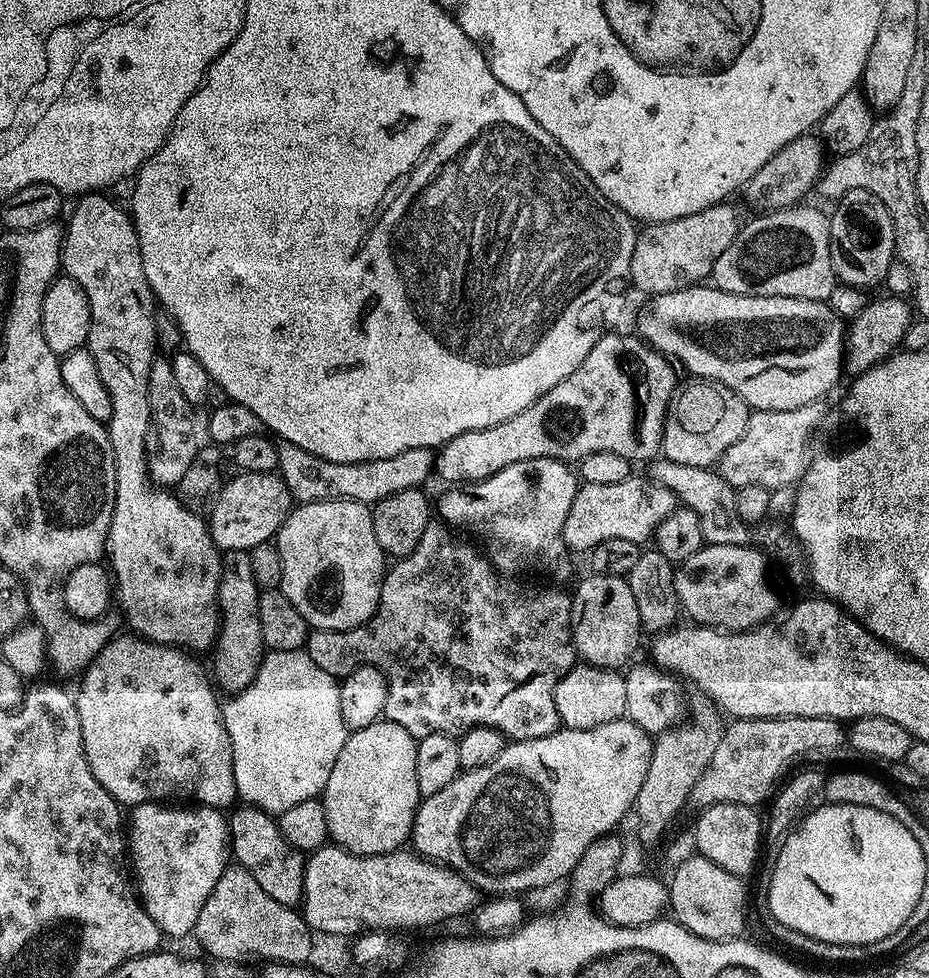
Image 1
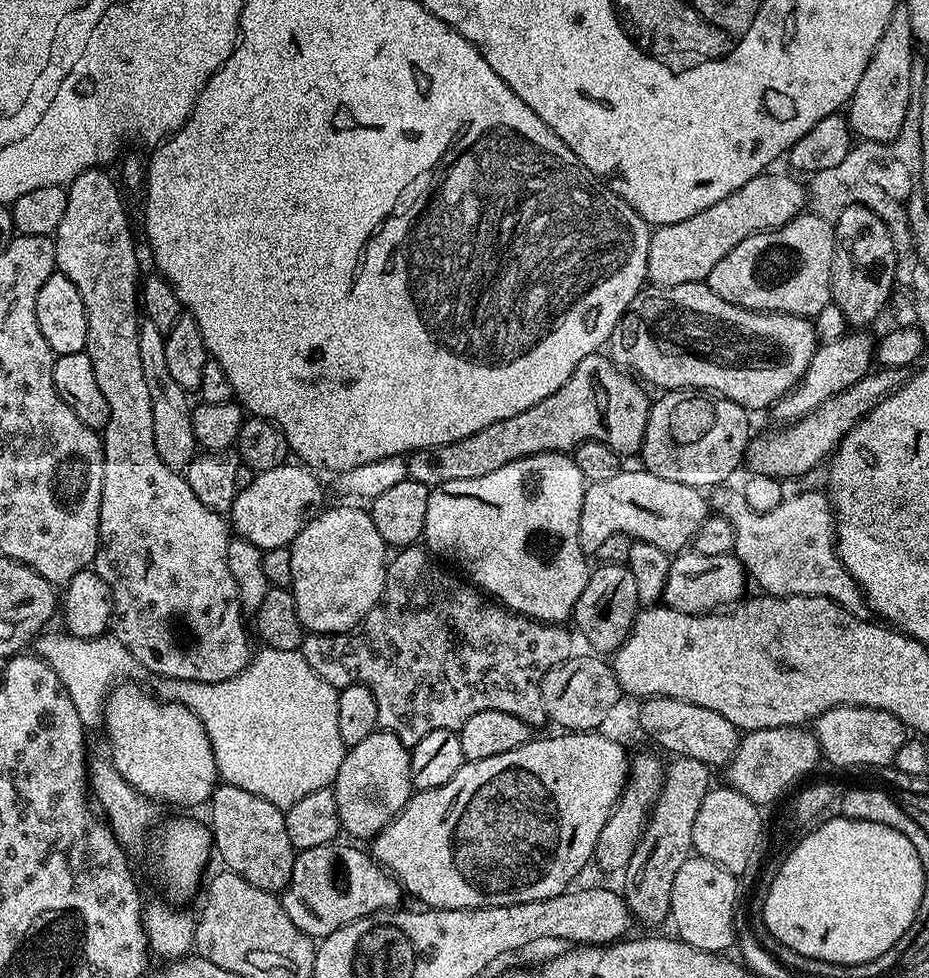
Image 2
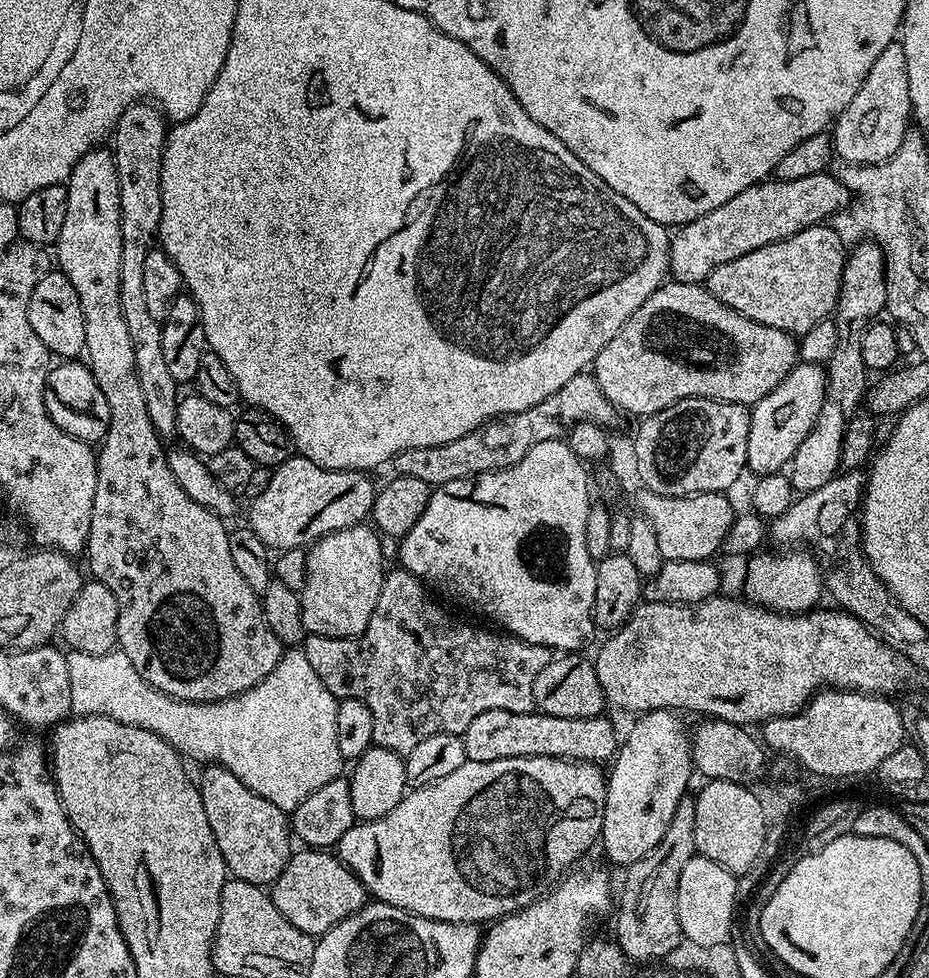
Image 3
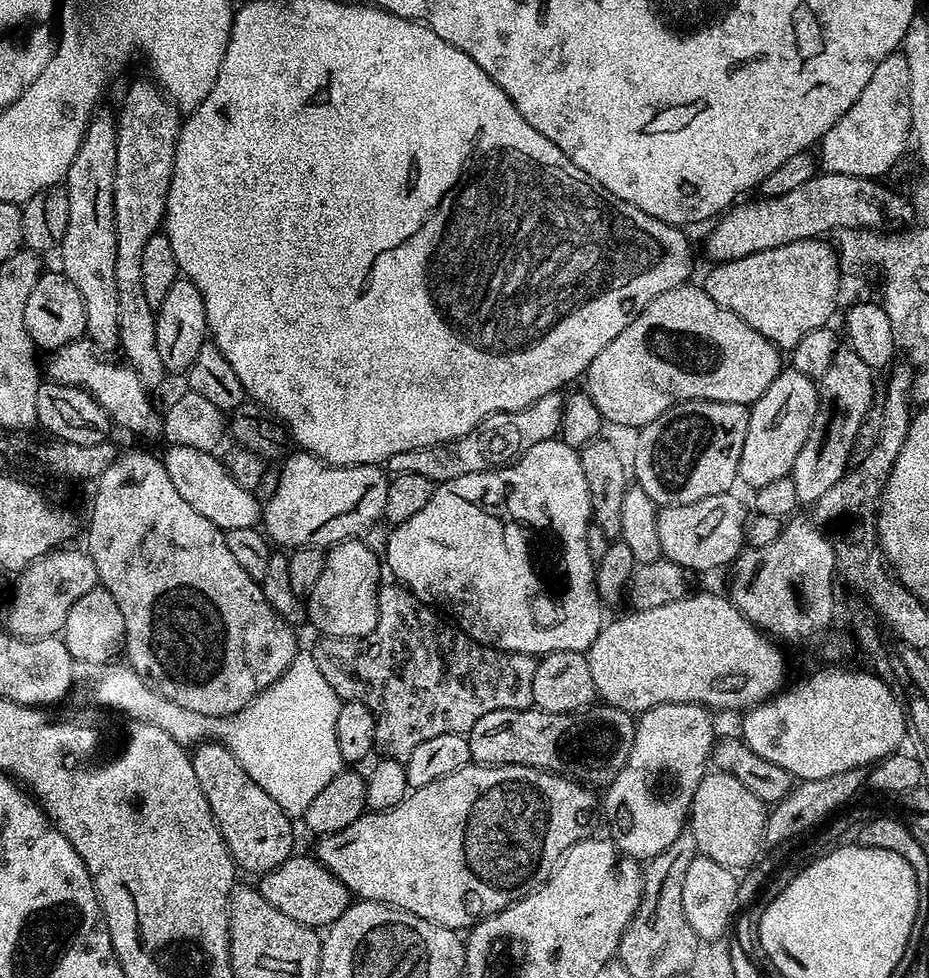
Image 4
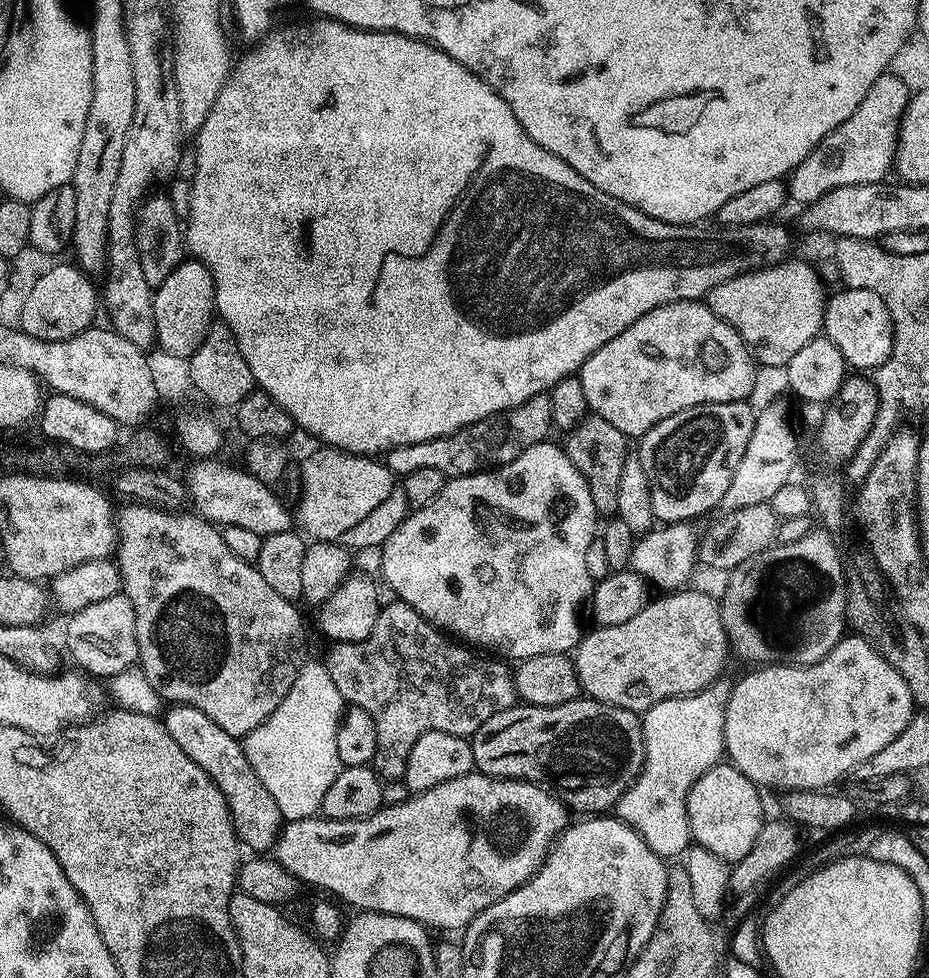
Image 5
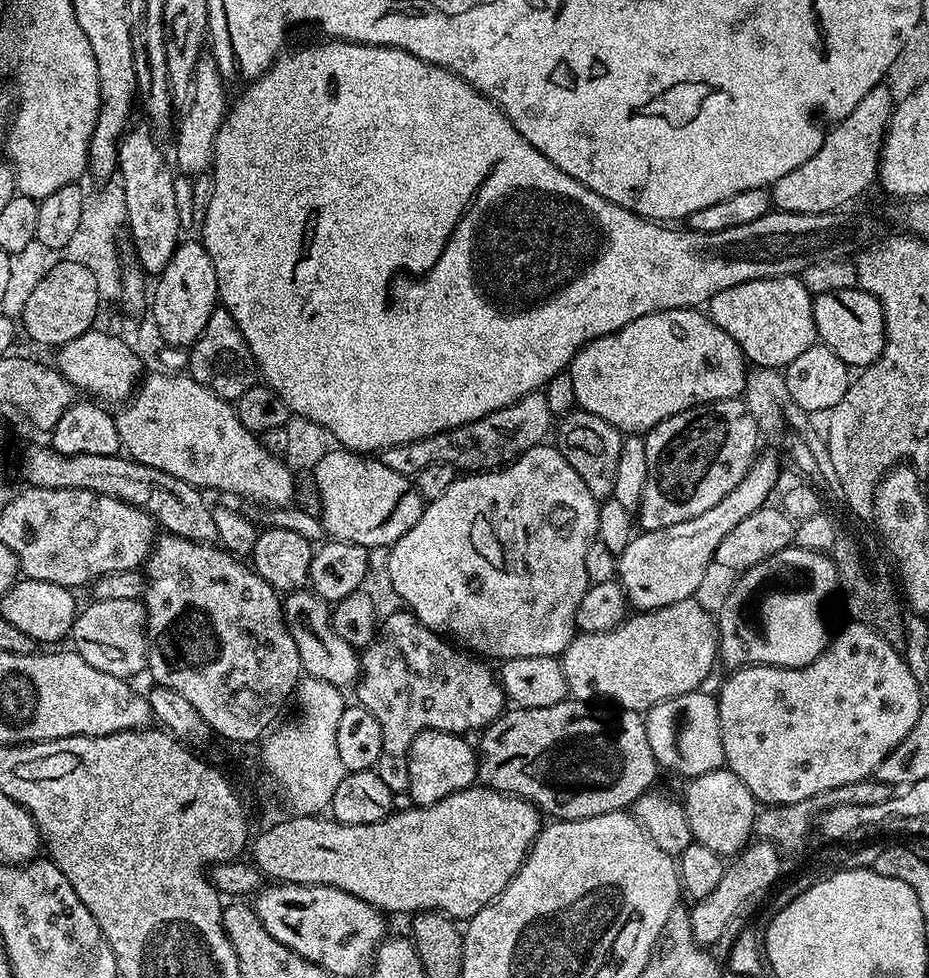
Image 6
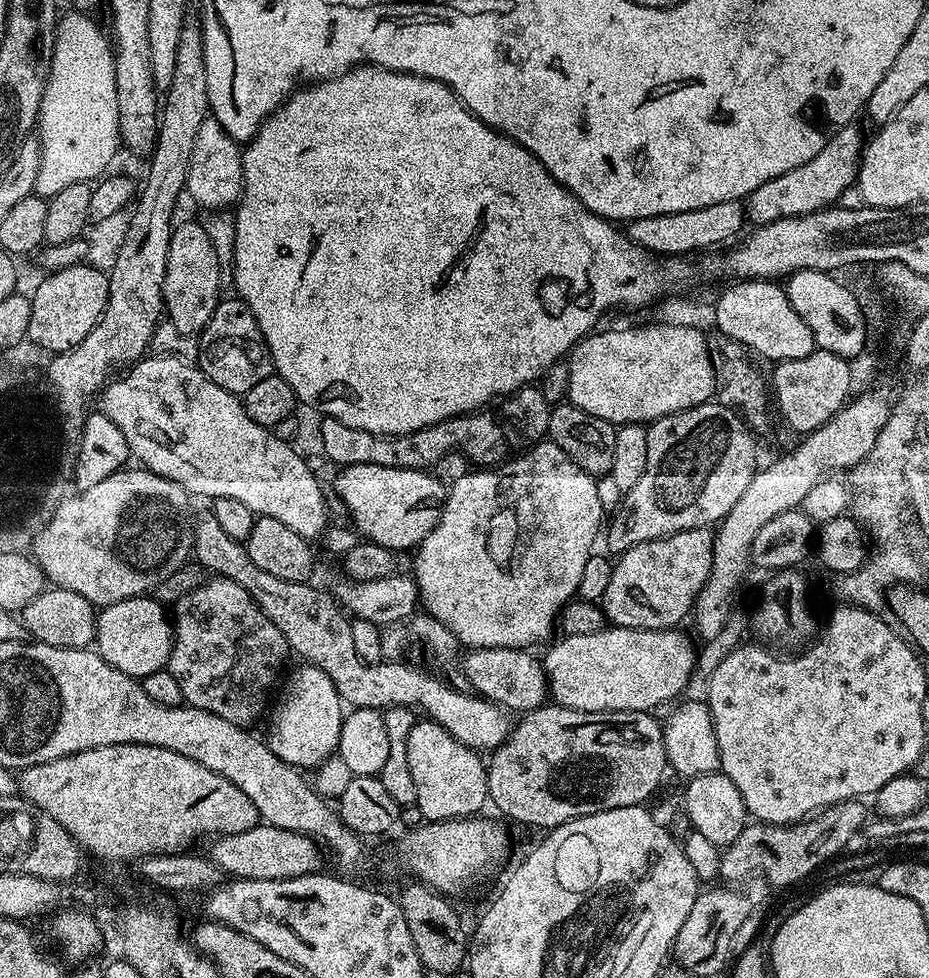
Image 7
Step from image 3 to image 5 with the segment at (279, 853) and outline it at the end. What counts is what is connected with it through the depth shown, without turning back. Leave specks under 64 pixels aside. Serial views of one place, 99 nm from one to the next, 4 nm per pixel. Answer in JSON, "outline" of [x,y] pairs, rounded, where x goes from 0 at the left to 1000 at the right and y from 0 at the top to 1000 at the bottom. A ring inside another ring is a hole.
{"outline":[[[191,720],[182,725],[182,728],[180,725],[175,729],[174,735],[183,755],[187,755],[187,759],[196,763],[196,768],[206,777],[213,779],[217,787],[222,787],[230,804],[239,808],[239,816],[243,816],[254,858],[264,868],[272,867],[272,872],[287,872],[304,850],[304,835],[299,820],[291,816],[291,808],[286,808],[286,804],[282,804],[282,799],[278,797],[278,791],[273,791],[273,783],[269,783],[265,775],[262,760],[255,754],[243,751],[243,746],[239,746],[239,742],[230,738],[230,734],[222,734],[222,730],[217,730],[217,726],[209,722]]]}

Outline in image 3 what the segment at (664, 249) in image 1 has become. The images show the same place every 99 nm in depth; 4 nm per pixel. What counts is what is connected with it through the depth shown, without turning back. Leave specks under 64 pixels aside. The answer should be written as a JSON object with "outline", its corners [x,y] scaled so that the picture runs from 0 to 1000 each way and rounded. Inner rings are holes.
{"outline":[[[889,175],[854,184],[834,182],[819,184],[818,187],[799,194],[799,198],[790,198],[786,207],[777,207],[773,215],[764,215],[764,219],[756,219],[756,223],[747,223],[747,227],[731,230],[719,251],[719,276],[722,285],[733,286],[735,290],[761,287],[762,281],[773,272],[781,272],[781,268],[790,268],[790,264],[799,264],[799,260],[807,260],[807,256],[842,247],[872,231],[888,228],[905,216],[915,204],[915,197],[909,191],[907,183],[900,181],[899,184],[896,179],[895,175]]]}

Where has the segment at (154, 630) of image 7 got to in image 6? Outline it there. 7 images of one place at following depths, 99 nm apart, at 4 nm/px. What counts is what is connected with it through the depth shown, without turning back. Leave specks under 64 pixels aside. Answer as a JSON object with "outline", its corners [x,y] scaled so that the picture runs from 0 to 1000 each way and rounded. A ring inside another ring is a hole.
{"outline":[[[123,611],[122,613],[100,612],[100,618],[95,618],[85,623],[82,635],[75,647],[76,662],[101,685],[110,685],[114,689],[123,689],[130,693],[141,693],[144,689],[156,686],[159,682],[159,628],[155,625],[151,613],[137,613]]]}

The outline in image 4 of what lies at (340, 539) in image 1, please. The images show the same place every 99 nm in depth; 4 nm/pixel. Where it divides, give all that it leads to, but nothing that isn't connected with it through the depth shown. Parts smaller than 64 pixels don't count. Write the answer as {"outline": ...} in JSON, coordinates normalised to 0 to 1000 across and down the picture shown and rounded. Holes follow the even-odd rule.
{"outline":[[[380,550],[377,552],[370,552],[367,556],[358,556],[352,561],[351,567],[349,570],[349,582],[347,583],[347,591],[342,591],[342,599],[338,599],[338,603],[329,611],[329,634],[334,639],[337,638],[338,641],[344,645],[353,652],[386,652],[398,648],[403,644],[403,640],[407,636],[407,611],[409,610],[409,602],[411,600],[411,592],[409,593],[409,581],[411,585],[411,573],[405,570],[405,564],[396,556],[391,556],[391,551]]]}

